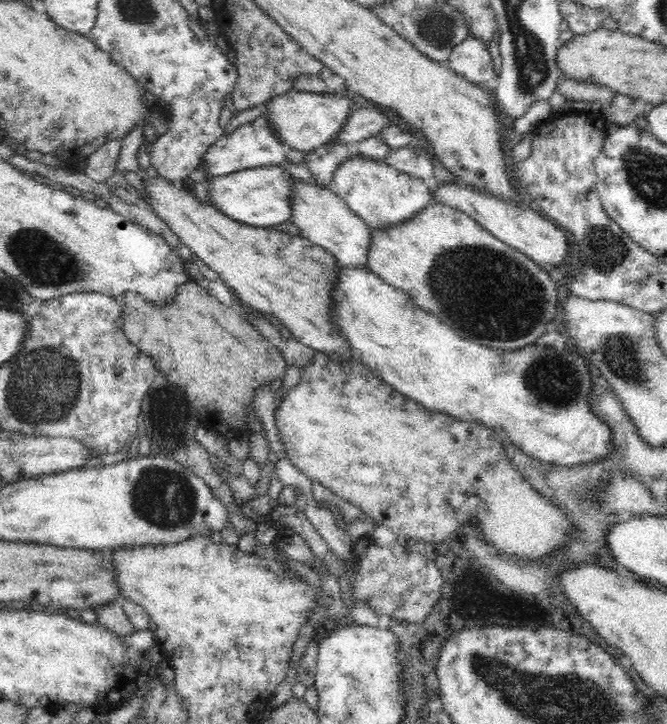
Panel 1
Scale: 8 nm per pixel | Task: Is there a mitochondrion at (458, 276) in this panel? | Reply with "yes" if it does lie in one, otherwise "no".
yes

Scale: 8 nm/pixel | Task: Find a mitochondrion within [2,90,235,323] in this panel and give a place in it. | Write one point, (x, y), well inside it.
(41, 263)

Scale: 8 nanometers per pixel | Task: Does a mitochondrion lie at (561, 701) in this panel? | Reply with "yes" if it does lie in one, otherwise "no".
yes

